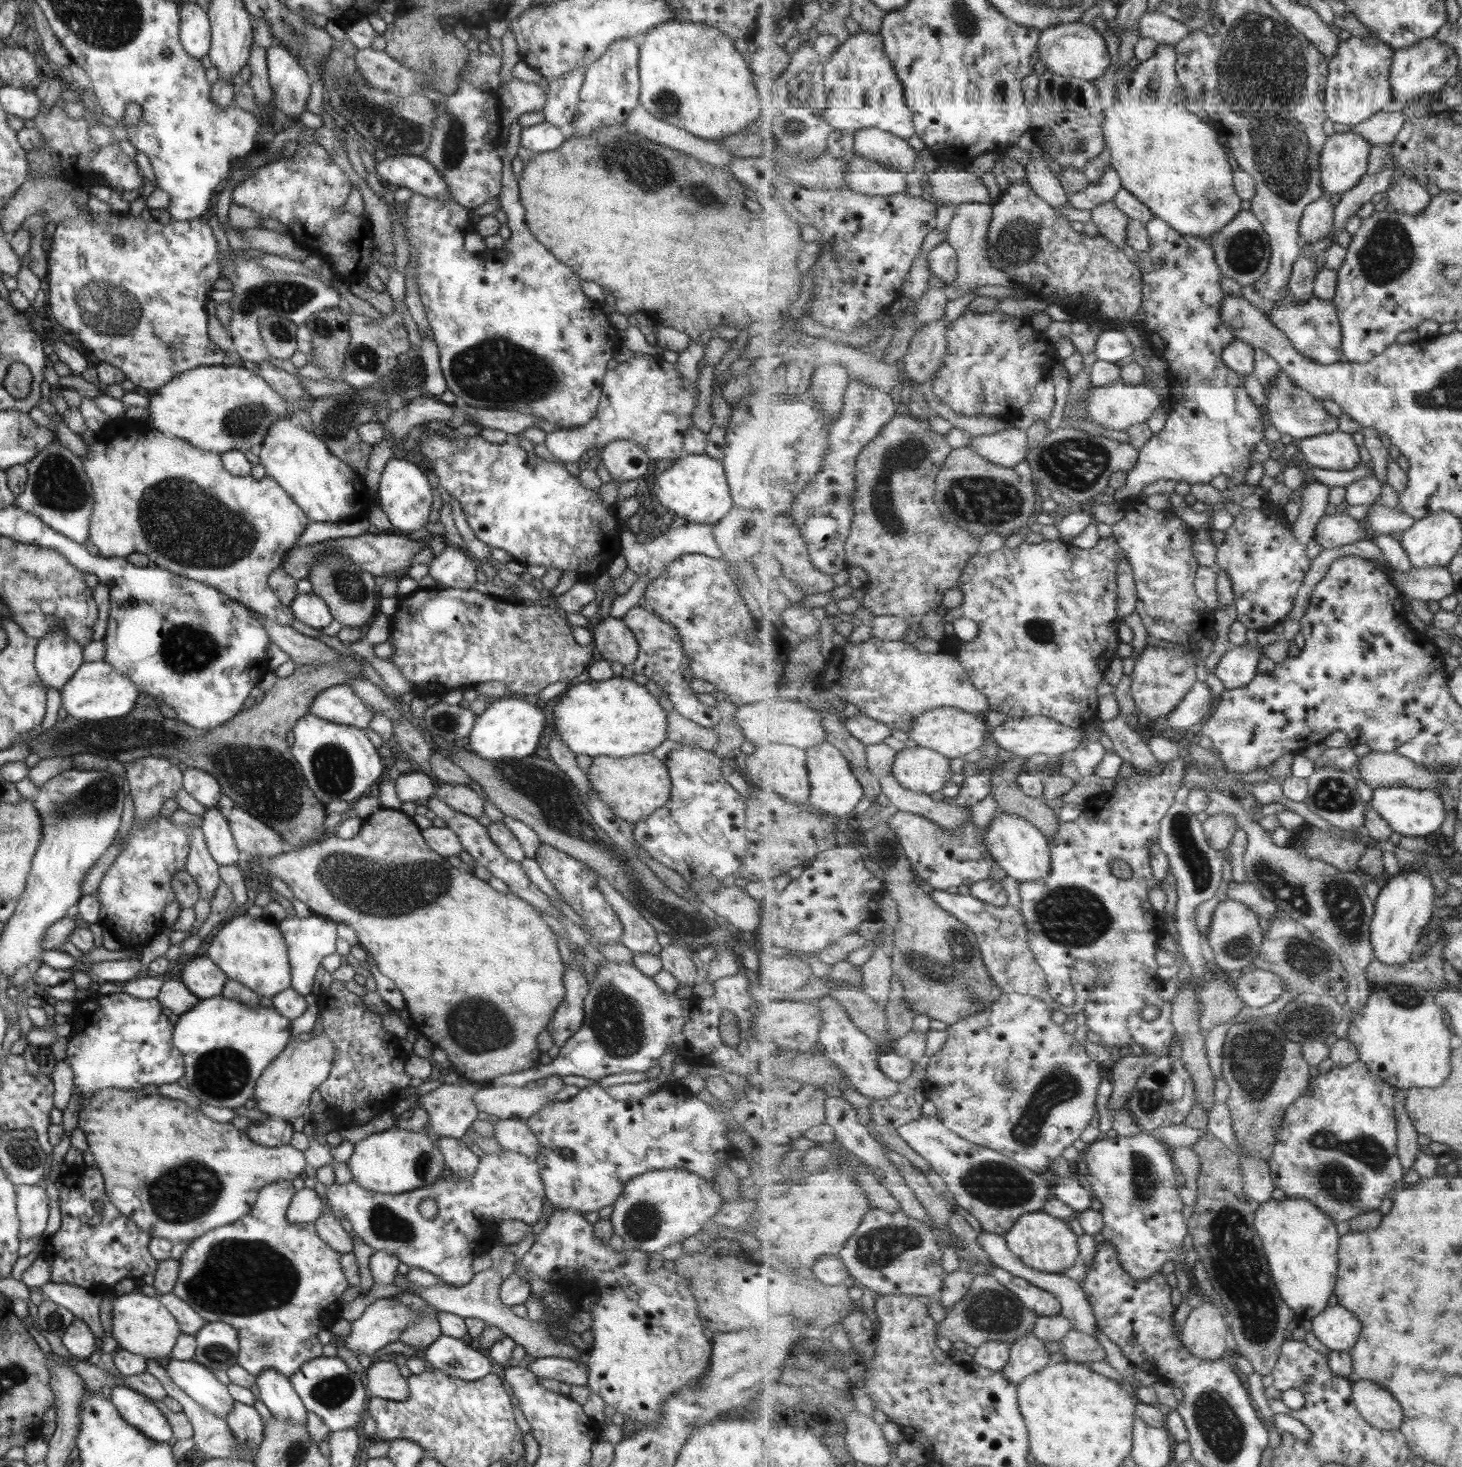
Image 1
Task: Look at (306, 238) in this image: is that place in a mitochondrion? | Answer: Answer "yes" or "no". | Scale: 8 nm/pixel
no

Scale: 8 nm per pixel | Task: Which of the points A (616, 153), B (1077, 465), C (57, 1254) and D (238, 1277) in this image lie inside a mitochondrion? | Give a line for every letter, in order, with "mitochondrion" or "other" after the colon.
A: mitochondrion
B: mitochondrion
C: other
D: mitochondrion

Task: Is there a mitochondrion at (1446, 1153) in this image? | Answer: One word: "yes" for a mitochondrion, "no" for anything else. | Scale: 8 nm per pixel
no

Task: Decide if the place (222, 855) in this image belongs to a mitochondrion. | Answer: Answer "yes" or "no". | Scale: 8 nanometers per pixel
no

